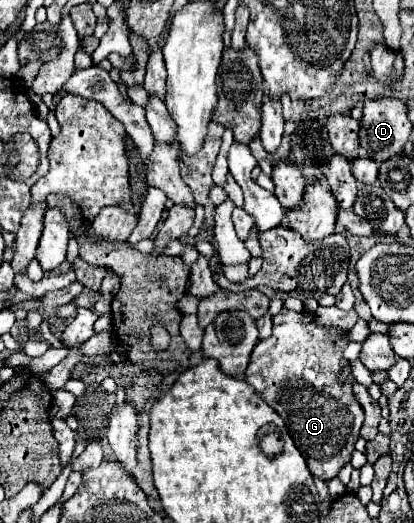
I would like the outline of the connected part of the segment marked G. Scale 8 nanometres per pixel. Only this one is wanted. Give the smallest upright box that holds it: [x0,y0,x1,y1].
[245,309,363,481]

